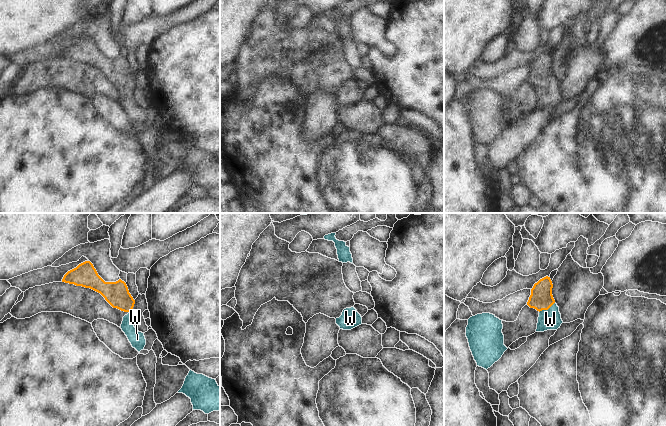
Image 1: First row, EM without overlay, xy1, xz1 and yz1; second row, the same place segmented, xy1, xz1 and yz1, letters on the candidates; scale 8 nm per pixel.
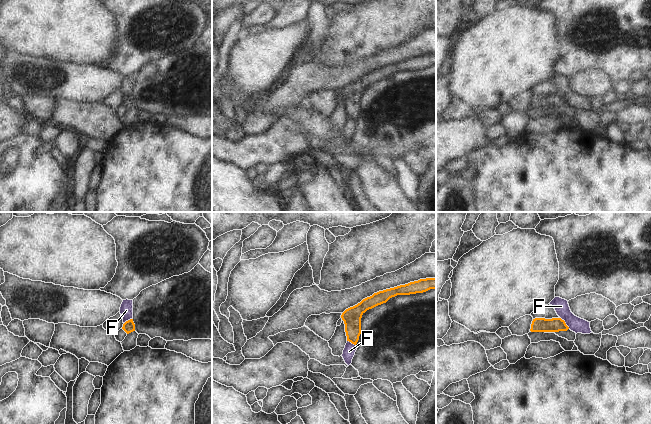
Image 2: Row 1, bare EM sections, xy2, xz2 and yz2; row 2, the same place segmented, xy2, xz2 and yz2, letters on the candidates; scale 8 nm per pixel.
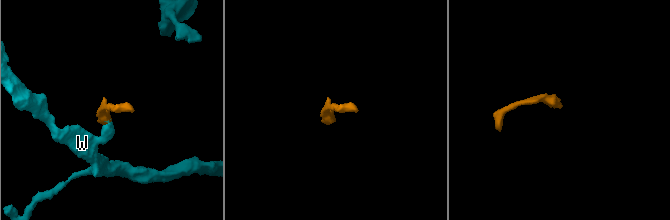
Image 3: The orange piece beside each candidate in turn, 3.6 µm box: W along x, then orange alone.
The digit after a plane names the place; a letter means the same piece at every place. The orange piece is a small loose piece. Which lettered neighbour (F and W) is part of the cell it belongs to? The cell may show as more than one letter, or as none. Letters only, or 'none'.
W

